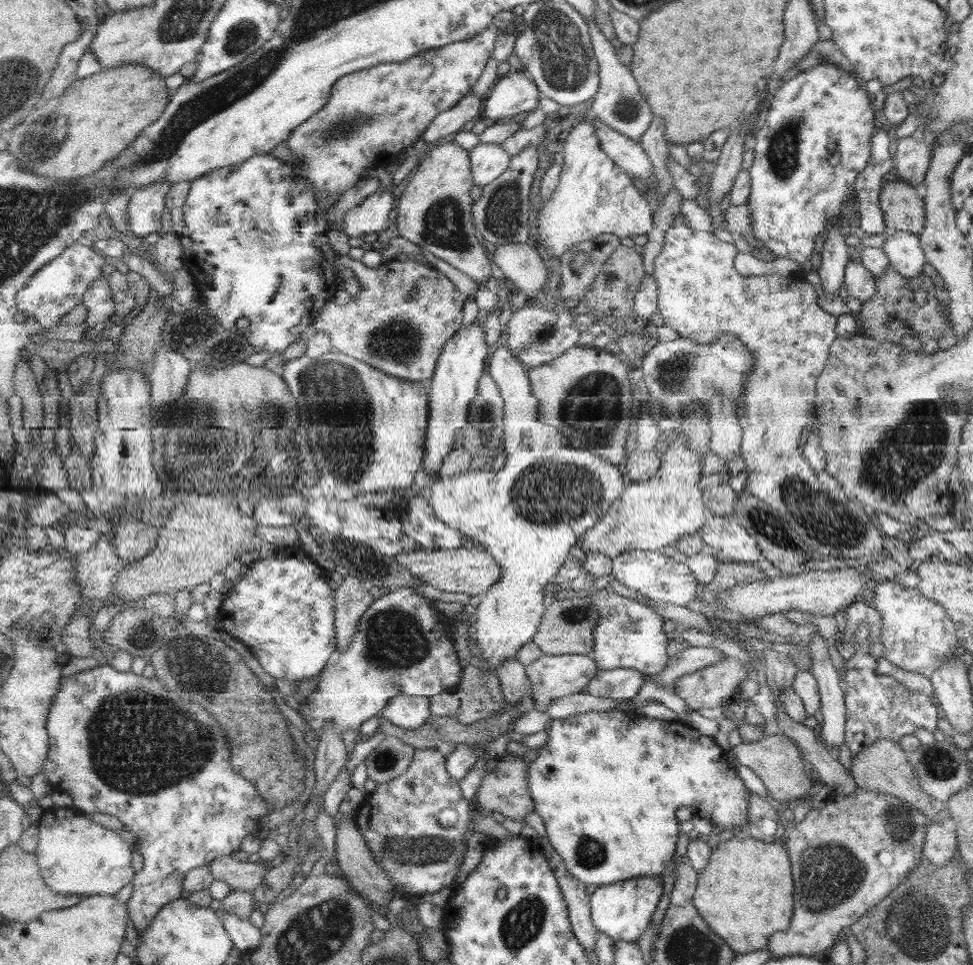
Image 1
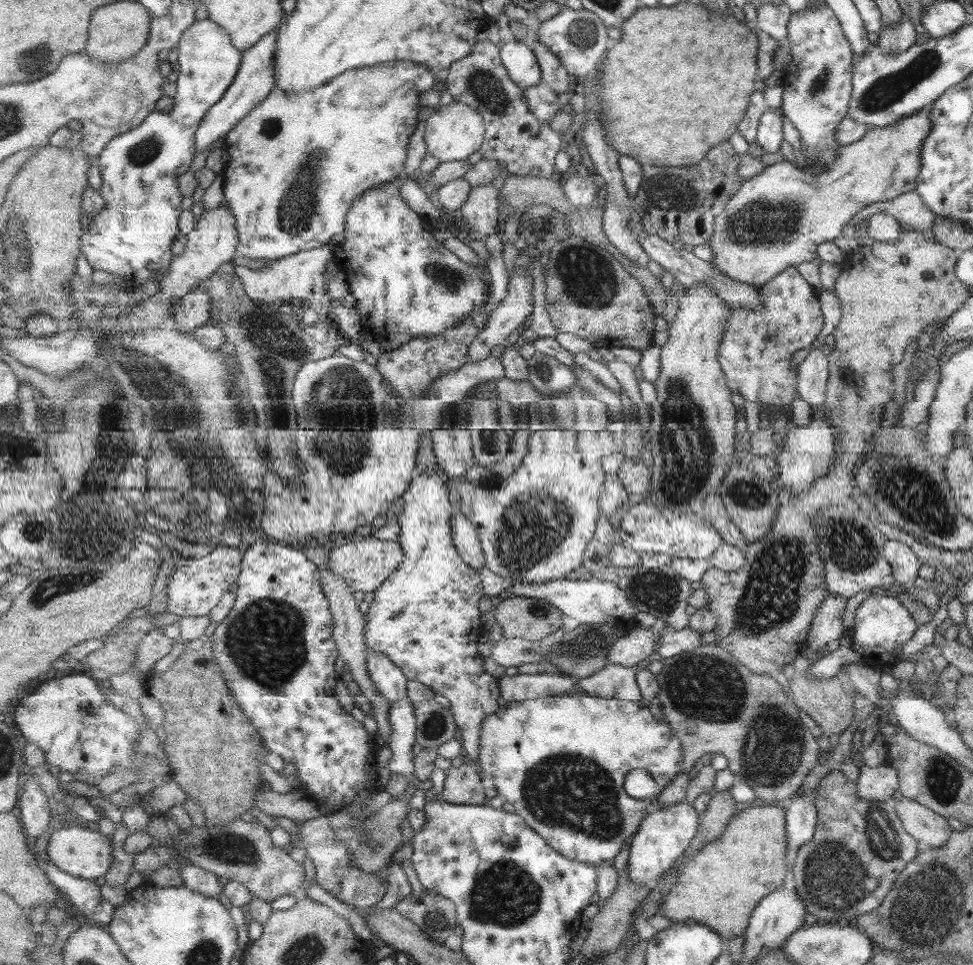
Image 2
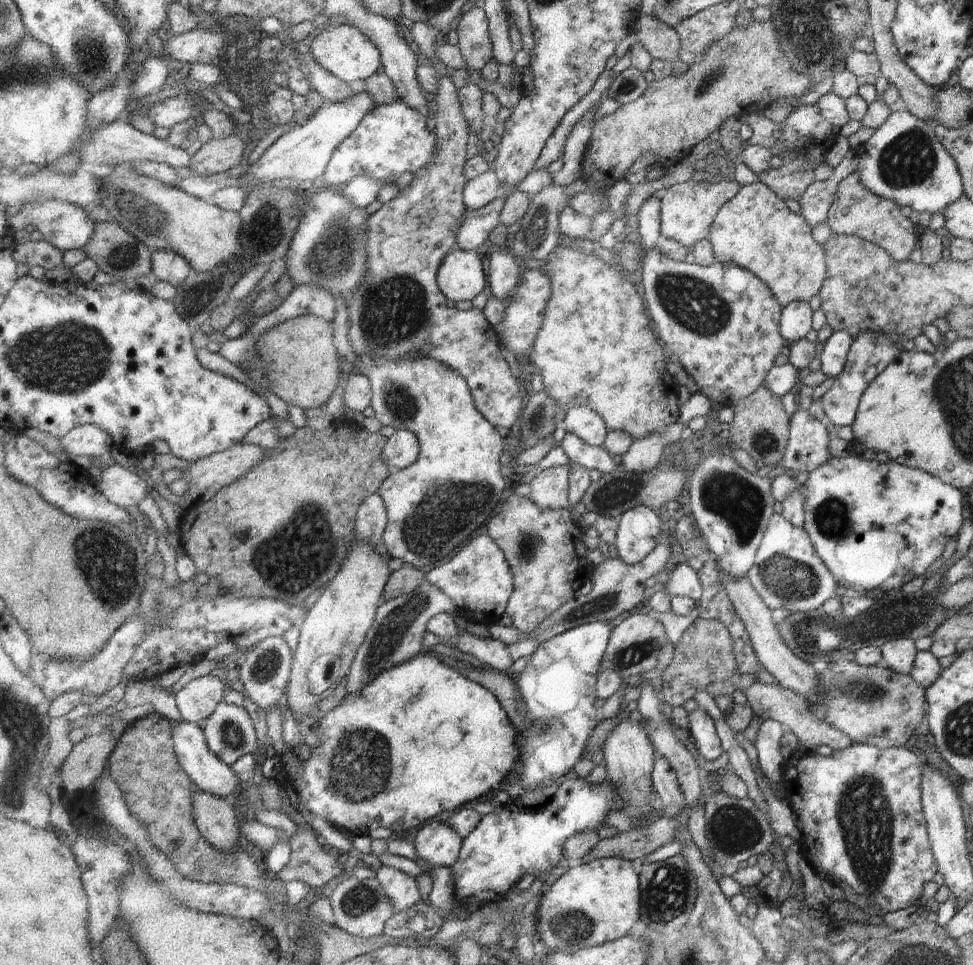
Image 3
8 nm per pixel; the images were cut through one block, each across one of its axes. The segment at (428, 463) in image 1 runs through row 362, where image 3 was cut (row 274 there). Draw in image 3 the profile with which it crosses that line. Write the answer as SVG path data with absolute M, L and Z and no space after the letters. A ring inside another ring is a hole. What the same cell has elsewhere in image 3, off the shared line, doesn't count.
M459 246L447 253L438 272L443 294L455 302L475 298L488 282L481 257L475 251L466 251Z

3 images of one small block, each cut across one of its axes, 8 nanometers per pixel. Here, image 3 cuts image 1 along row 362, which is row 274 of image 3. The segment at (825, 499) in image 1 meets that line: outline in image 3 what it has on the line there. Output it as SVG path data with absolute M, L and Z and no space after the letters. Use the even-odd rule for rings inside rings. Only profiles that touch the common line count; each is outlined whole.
M757 182L738 188L738 194L719 210L706 239L717 263L739 264L739 268L747 268L767 285L777 302L784 307L793 301L808 301L811 296L818 294L825 278L824 252L813 240L811 229L805 219L799 213L787 209L767 185Z

